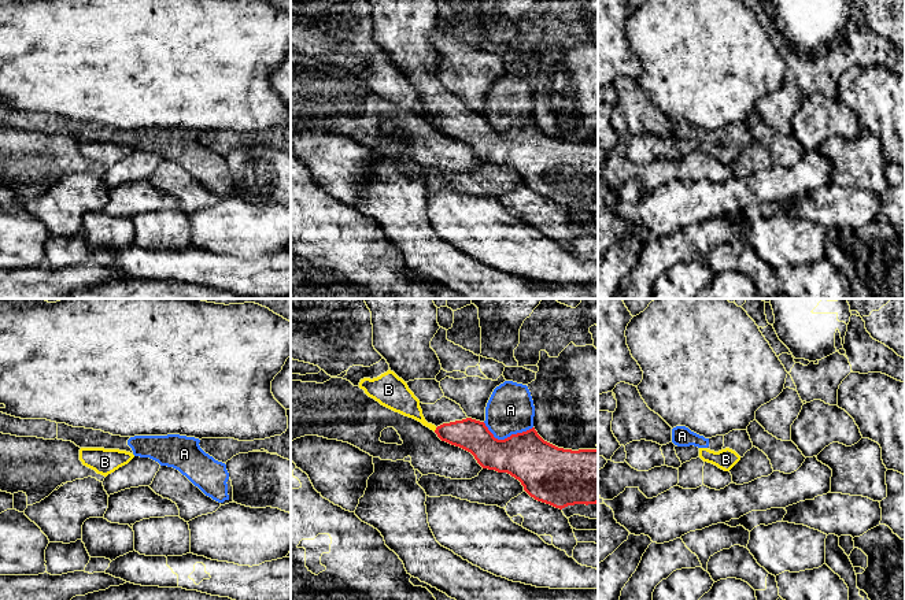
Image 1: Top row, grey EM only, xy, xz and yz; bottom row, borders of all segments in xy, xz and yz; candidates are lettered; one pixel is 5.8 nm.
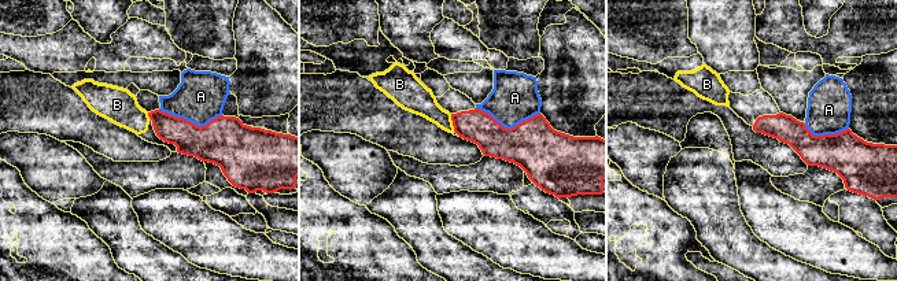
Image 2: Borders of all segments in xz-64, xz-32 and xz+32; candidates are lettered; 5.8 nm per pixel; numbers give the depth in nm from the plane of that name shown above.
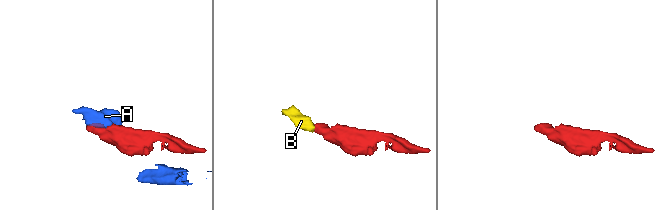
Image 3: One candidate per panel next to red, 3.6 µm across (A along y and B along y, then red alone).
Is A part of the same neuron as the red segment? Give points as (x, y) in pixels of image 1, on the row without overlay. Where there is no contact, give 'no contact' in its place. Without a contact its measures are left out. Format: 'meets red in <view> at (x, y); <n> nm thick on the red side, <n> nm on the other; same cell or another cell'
meets red in xz at (506, 132); 300 nm thick on the red side, 280 nm on the other; another cell

